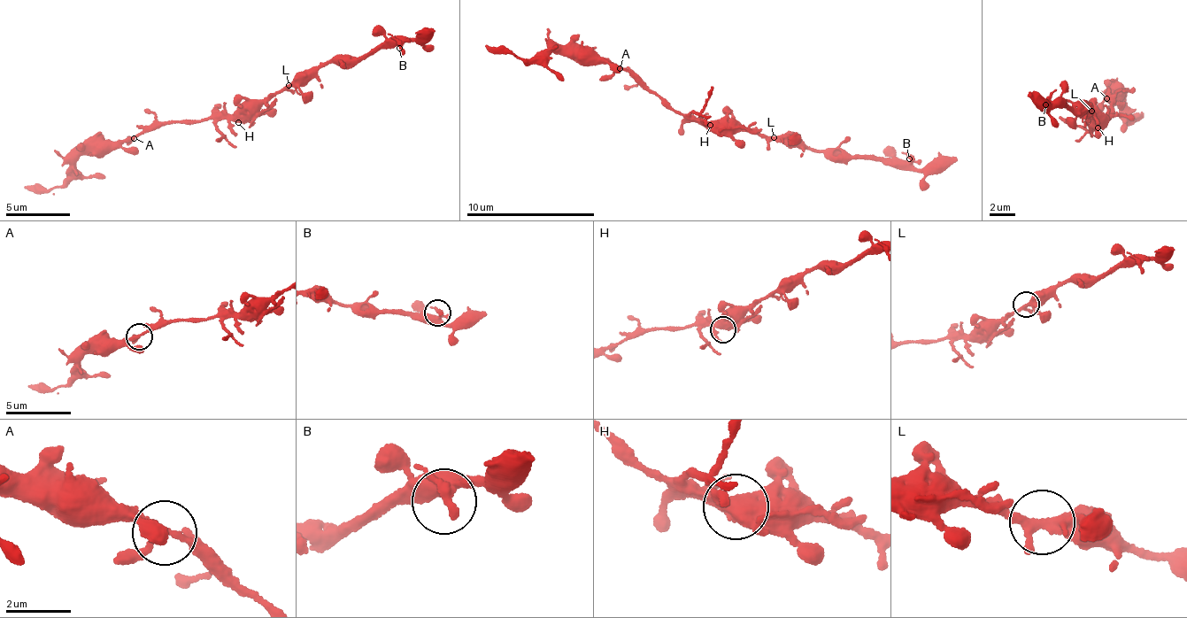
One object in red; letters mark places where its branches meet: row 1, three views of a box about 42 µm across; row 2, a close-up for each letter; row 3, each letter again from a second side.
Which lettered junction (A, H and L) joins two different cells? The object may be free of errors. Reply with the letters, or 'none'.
none

